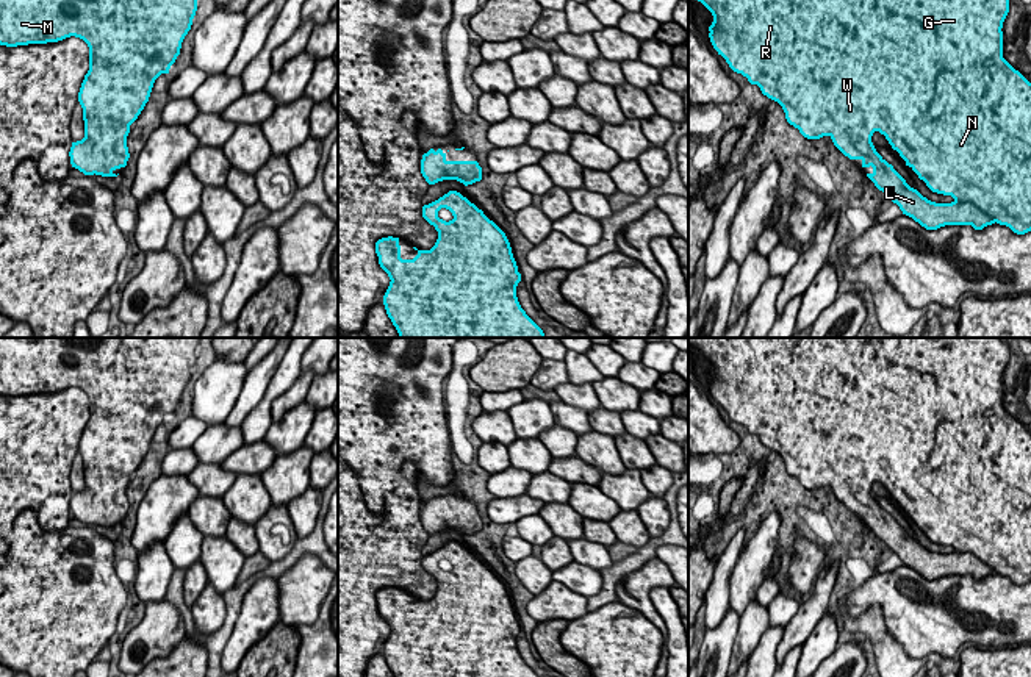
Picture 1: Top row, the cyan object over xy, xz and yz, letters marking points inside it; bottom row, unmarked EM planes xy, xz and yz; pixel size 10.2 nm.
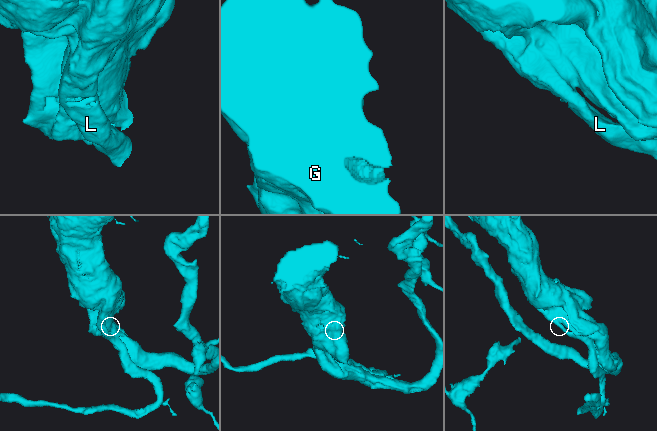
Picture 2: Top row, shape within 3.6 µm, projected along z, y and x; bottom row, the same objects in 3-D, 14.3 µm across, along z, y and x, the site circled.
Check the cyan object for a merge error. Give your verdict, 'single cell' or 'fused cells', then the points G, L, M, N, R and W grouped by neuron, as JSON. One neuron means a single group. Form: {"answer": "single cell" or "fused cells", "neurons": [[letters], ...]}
{"answer": "single cell", "neurons": [["G", "L", "M", "N", "R", "W"]]}

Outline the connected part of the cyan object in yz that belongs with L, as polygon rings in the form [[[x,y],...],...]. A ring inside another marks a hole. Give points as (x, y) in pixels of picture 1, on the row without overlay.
[[[688,338],[688,346],[701,352],[713,366],[709,388],[729,417],[757,435],[763,446],[778,452],[790,475],[807,489],[829,486],[850,510],[873,518],[867,527],[903,564],[926,580],[945,575],[972,575],[983,580],[1000,574],[1017,585],[1031,582],[1031,433],[1003,408],[1003,372],[1009,363],[1009,347],[1000,338]],[[879,482],[920,530],[937,544],[951,546],[951,553],[936,553],[911,538],[906,530],[875,499],[871,486]]]

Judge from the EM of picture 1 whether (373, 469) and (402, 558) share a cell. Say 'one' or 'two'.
two

